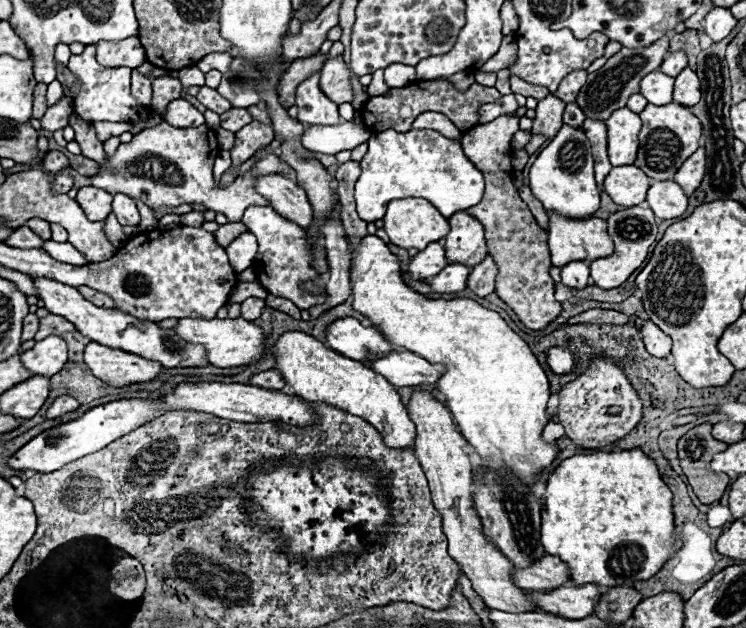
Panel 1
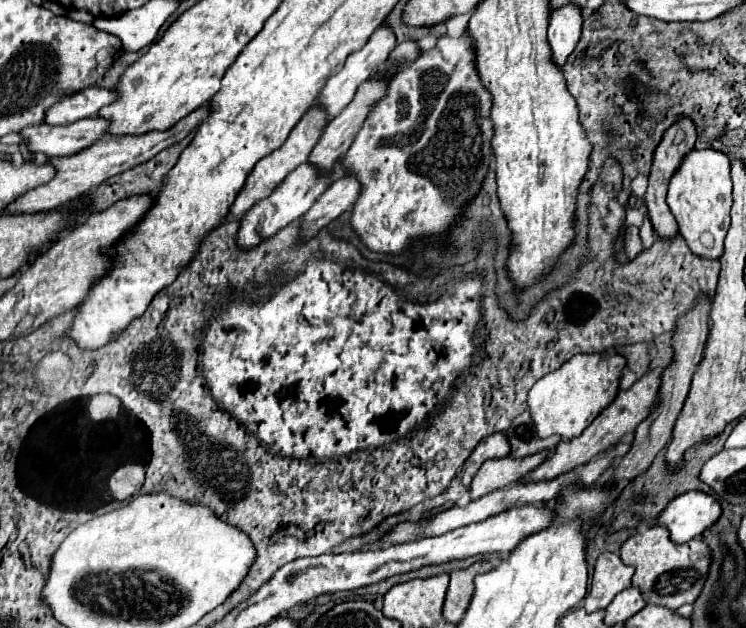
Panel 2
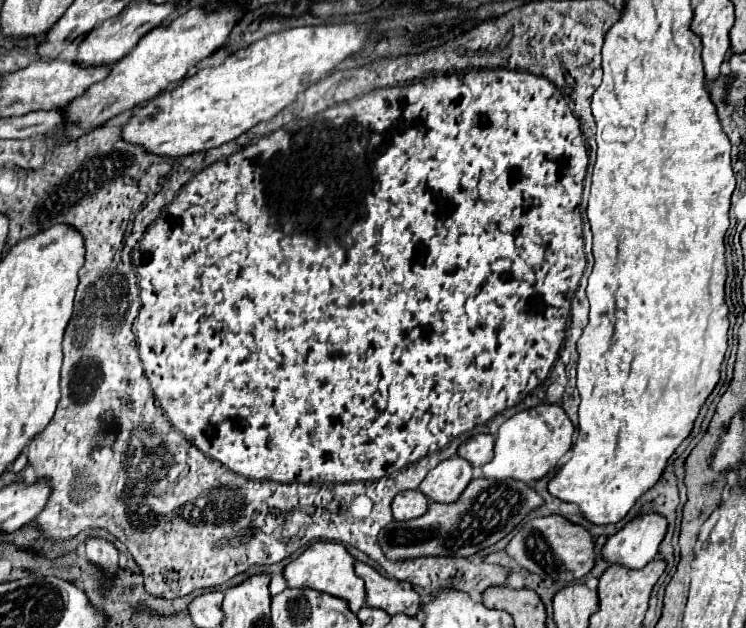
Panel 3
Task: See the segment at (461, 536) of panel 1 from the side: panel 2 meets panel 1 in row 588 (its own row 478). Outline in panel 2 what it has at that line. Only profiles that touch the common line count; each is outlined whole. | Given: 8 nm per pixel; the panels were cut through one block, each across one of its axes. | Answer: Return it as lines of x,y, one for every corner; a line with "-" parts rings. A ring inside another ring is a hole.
538,452
536,456
526,456
526,458
496,458
496,460
486,460
478,474
472,480
470,486
470,498
476,500
480,496
486,496
494,490
502,490
524,478
528,472
538,468
544,460
548,458
548,452

